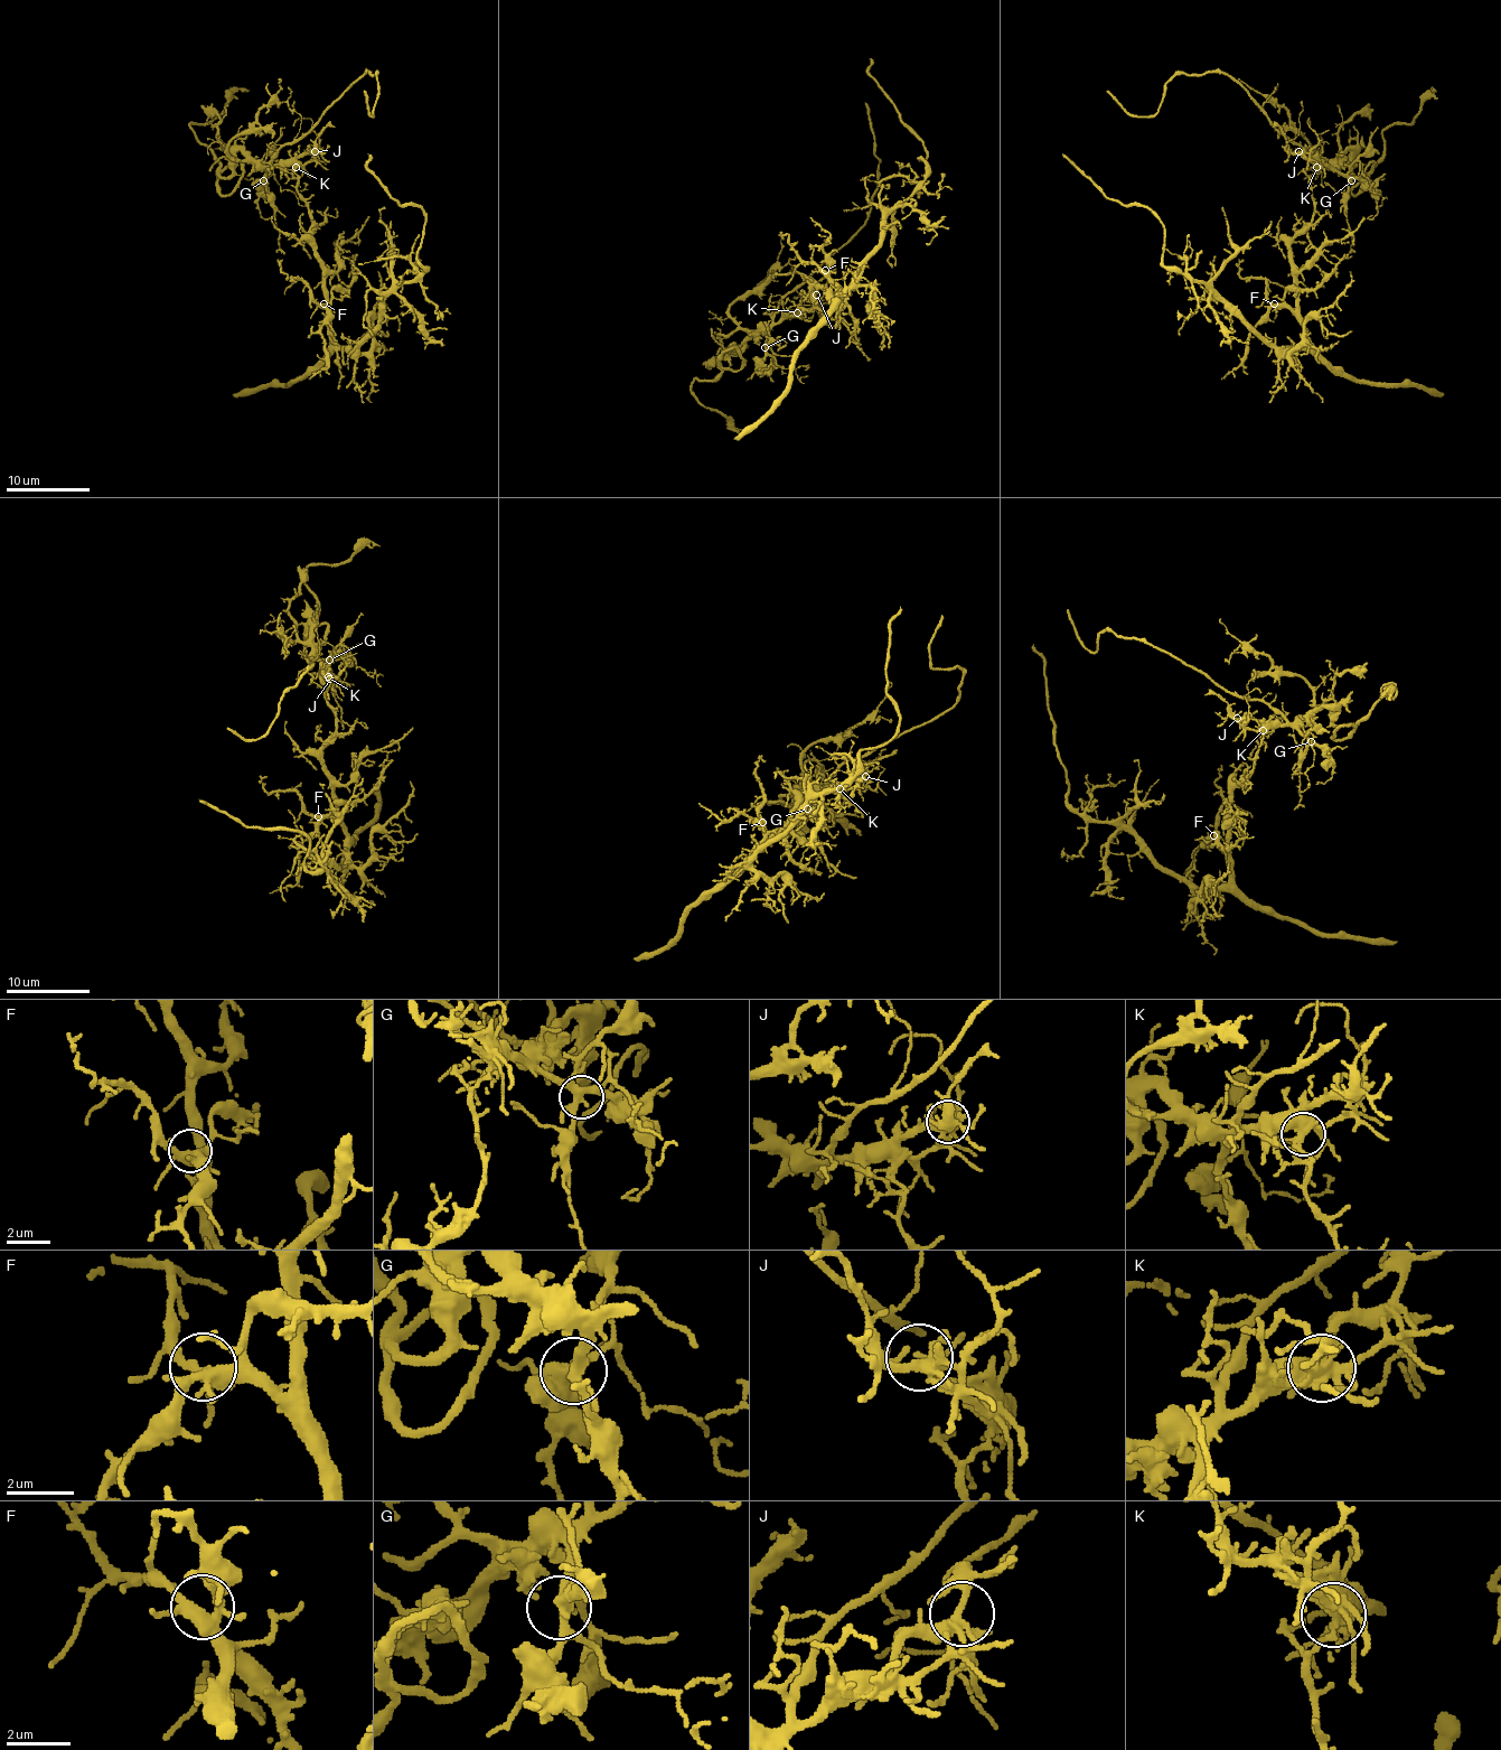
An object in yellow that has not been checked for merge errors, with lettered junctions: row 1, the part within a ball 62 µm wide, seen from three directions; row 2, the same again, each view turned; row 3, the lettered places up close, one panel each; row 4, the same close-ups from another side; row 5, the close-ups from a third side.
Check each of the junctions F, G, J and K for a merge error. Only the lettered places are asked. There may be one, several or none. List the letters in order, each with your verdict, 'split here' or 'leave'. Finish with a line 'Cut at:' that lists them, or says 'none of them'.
F: leave
G: leave
J: leave
K: split here
Cut at: K

